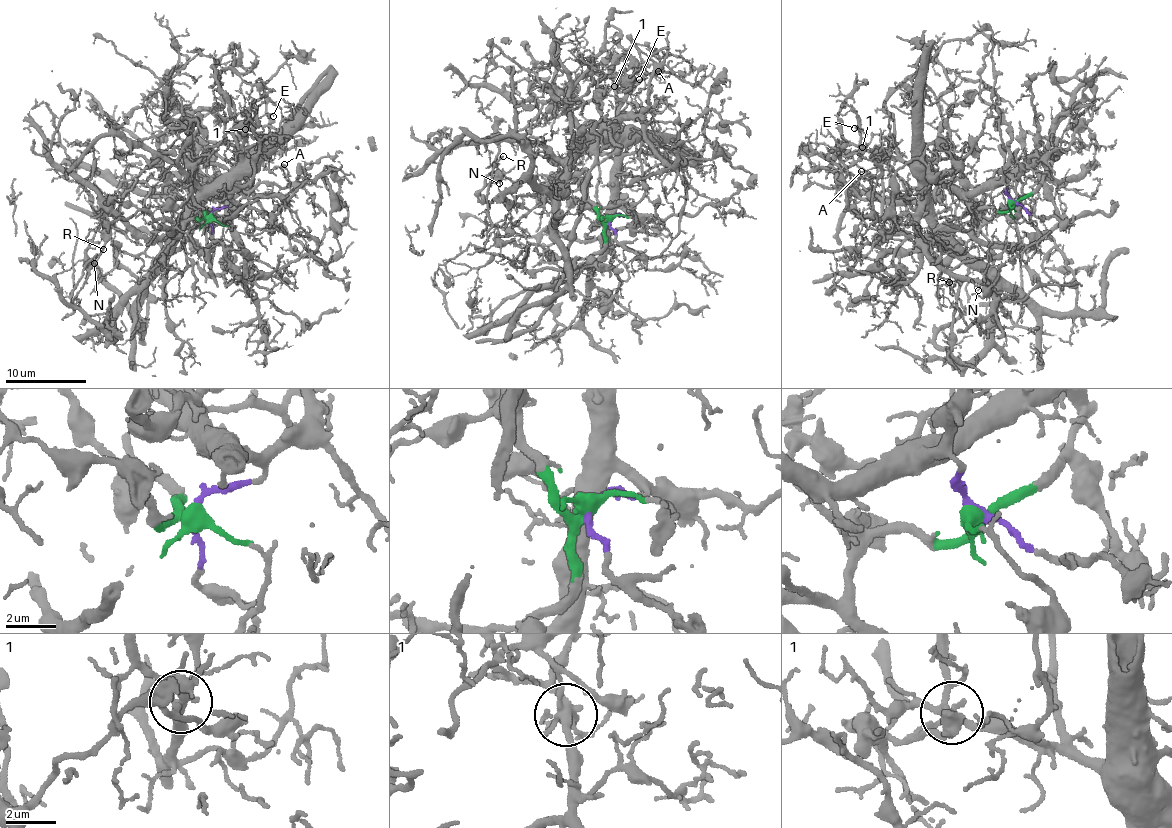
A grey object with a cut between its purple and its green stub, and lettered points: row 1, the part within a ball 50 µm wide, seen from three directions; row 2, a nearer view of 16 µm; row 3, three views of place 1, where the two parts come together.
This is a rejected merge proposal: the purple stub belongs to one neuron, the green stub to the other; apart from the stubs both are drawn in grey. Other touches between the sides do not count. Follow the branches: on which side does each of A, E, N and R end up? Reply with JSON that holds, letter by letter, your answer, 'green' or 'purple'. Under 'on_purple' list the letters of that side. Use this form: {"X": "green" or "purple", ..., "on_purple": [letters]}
{"A": "purple", "E": "purple", "N": "green", "R": "green", "on_purple": ["A", "E"]}

